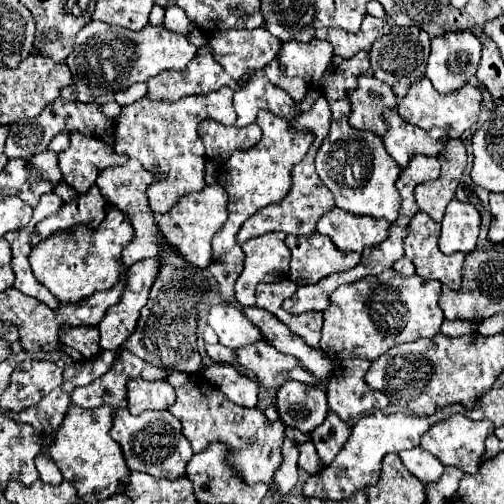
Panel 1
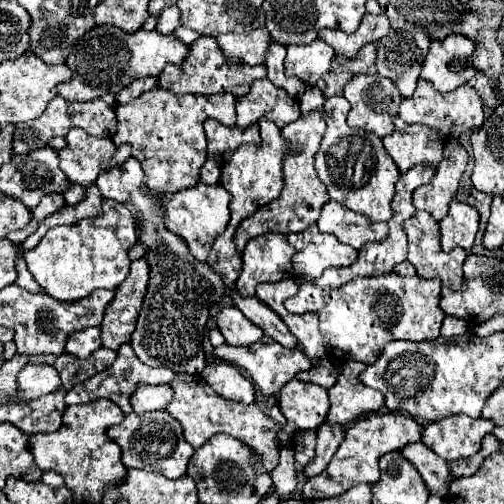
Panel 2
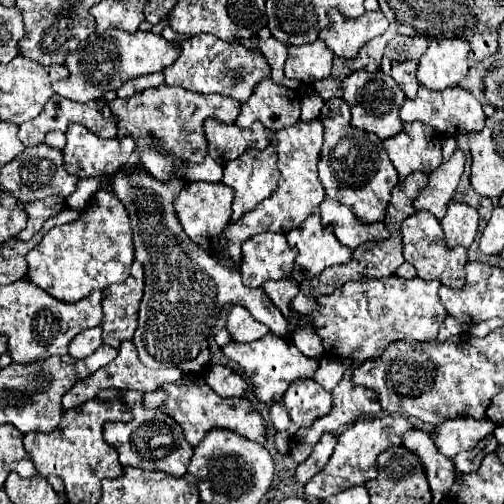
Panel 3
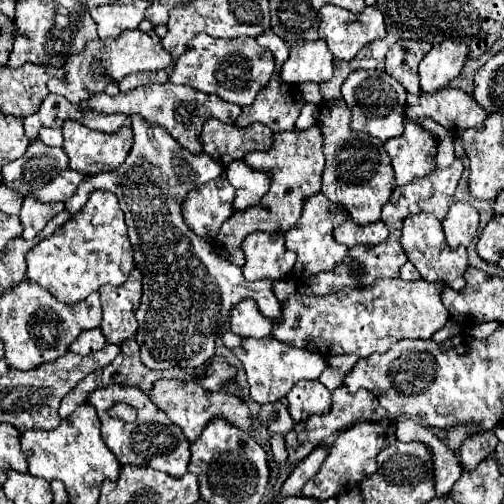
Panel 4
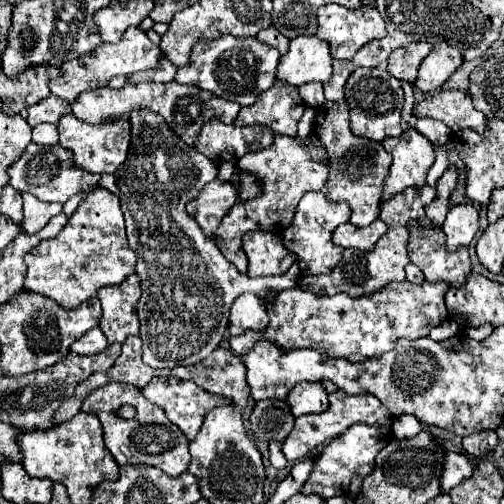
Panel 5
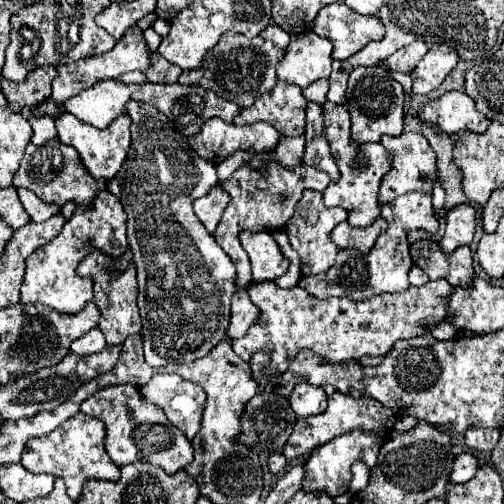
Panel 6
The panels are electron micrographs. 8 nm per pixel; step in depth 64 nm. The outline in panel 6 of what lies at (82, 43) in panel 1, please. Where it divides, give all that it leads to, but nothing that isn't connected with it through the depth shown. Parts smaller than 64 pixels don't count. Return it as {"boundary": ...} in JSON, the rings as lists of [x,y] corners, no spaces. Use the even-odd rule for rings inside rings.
{"boundary":[[[136,26],[126,30],[126,34],[116,42],[116,46],[100,56],[88,56],[88,58],[80,58],[76,62],[70,62],[70,64],[64,64],[64,66],[58,66],[58,76],[54,78],[52,82],[52,98],[58,100],[58,102],[66,102],[68,98],[80,94],[82,90],[90,88],[92,84],[96,82],[102,82],[102,80],[110,80],[110,78],[116,78],[124,72],[132,72],[132,70],[148,70],[148,64],[150,64],[150,48],[146,46],[146,40],[144,40],[144,34],[142,30],[138,30]]]}

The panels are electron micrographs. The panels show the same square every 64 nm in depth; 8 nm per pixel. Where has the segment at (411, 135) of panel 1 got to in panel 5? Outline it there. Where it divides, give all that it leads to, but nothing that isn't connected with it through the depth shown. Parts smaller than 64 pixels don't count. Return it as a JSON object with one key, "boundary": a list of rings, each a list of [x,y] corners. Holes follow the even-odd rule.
{"boundary":[[[406,128],[402,132],[402,136],[386,138],[382,144],[384,144],[386,152],[392,156],[390,174],[388,174],[386,186],[384,186],[384,200],[392,198],[394,194],[402,192],[404,188],[424,186],[426,184],[426,174],[428,174],[430,166],[434,164],[434,144],[426,136],[422,136],[416,128]]]}

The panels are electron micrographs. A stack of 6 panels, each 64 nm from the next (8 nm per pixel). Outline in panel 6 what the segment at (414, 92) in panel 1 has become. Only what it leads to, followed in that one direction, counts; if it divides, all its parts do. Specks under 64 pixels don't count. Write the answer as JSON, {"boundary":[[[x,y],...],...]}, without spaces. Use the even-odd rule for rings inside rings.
{"boundary":[[[446,92],[436,100],[430,100],[418,110],[418,118],[422,122],[436,122],[444,134],[454,134],[458,130],[484,132],[490,124],[474,108],[474,100],[466,92]]]}

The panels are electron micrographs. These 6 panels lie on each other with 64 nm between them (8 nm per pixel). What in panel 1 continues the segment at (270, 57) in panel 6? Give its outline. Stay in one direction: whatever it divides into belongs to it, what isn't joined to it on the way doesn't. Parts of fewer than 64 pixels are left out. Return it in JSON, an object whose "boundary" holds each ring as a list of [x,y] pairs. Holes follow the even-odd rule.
{"boundary":[[[208,44],[198,50],[196,58],[192,60],[192,64],[188,64],[186,70],[160,72],[160,76],[152,76],[152,80],[148,80],[146,84],[146,98],[168,102],[176,102],[192,94],[208,94],[222,86],[230,86],[232,90],[242,88],[224,72],[224,68],[220,68],[220,64],[216,64]]]}

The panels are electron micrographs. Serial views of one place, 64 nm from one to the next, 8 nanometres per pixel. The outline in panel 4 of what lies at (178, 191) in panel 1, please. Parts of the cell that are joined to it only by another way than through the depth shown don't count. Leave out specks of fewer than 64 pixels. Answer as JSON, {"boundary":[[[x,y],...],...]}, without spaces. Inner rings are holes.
{"boundary":[[[172,82],[166,84],[146,84],[136,88],[134,92],[128,94],[118,94],[118,96],[108,96],[108,94],[96,94],[90,100],[82,102],[82,108],[94,108],[94,110],[102,110],[106,114],[124,114],[124,116],[132,116],[138,114],[142,116],[148,124],[152,126],[162,126],[168,130],[168,134],[186,150],[190,150],[192,154],[200,154],[202,146],[200,146],[200,130],[202,124],[208,118],[218,118],[224,124],[234,124],[236,122],[236,104],[224,102],[220,100],[220,96],[216,94],[204,94],[198,90],[192,90],[190,86],[176,86]]]}

